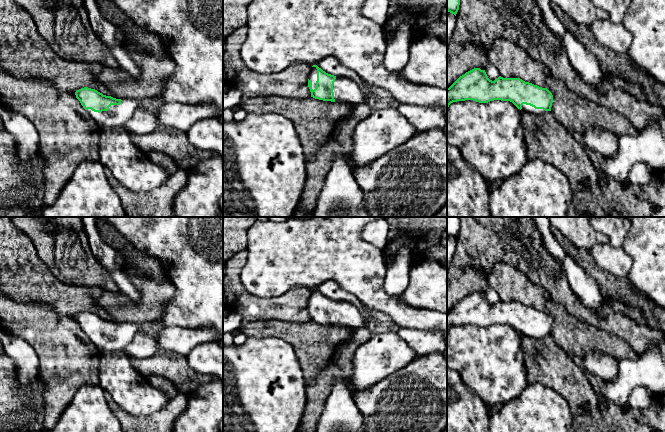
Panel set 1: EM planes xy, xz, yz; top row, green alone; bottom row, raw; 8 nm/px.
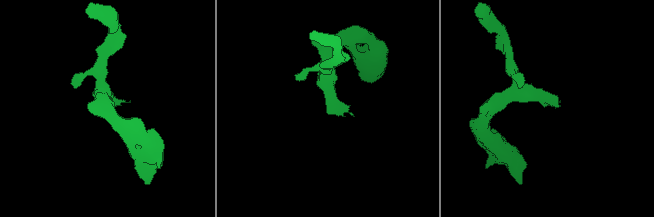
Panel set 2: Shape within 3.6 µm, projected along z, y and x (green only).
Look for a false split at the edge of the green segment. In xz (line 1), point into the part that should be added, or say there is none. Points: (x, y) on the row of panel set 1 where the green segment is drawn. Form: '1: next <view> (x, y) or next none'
1: next xz (346, 90)

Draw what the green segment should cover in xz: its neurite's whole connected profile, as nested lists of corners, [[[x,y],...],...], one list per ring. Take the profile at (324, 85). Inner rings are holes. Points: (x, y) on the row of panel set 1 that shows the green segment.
[[[317,65],[308,75],[311,97],[323,101],[360,105],[366,101],[359,85],[352,79],[328,74]]]

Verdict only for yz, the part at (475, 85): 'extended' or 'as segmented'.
extended

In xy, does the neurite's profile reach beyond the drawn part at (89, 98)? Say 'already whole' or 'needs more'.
needs more

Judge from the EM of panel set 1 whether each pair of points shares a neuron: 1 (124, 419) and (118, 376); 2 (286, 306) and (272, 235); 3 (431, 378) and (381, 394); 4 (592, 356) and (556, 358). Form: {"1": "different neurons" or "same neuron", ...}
{"1": "different neurons", "2": "different neurons", "3": "same neuron", "4": "different neurons"}

